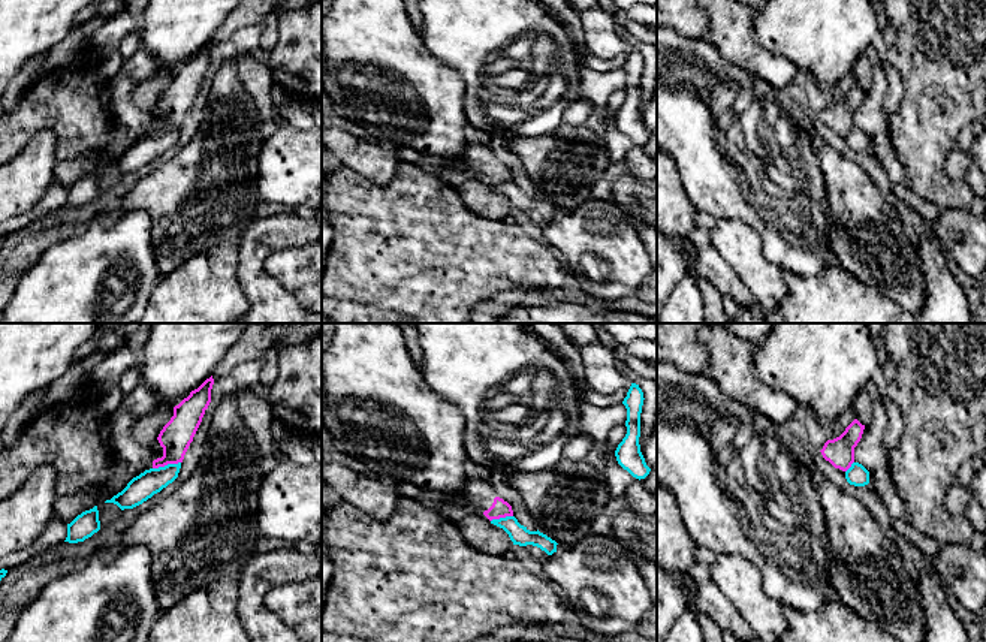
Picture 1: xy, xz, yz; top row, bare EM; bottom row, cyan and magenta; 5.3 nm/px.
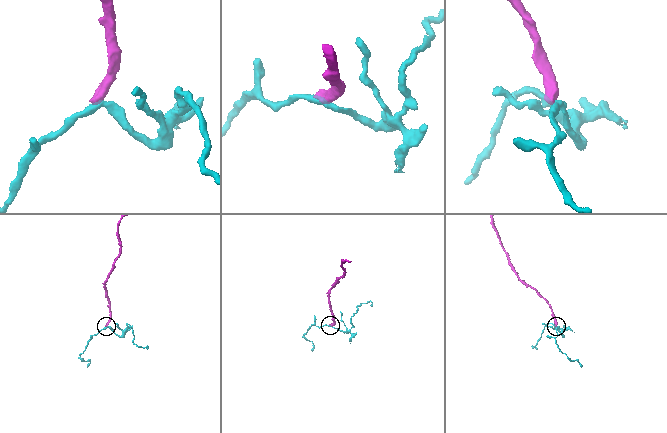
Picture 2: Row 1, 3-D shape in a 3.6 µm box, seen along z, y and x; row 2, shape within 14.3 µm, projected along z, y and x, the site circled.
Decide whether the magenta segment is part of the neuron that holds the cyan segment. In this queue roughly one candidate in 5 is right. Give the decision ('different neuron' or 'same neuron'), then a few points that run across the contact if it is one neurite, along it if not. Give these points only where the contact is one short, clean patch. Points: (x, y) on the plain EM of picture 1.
different neuron; line xy (180, 126), (153, 133)

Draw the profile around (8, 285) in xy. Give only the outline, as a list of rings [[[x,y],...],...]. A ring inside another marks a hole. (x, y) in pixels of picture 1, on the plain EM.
[[[13,272],[0,280],[0,311],[7,305],[15,287],[21,278],[21,274]]]

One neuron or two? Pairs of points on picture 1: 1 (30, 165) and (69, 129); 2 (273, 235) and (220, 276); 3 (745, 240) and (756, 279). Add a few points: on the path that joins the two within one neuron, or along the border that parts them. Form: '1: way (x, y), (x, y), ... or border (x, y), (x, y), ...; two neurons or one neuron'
1: border (21, 150), (38, 132), (50, 129), (59, 159); two neurons
2: border (238, 240), (237, 282), (246, 297); two neurons
3: way (745, 249), (745, 259), (753, 270); one neuron

